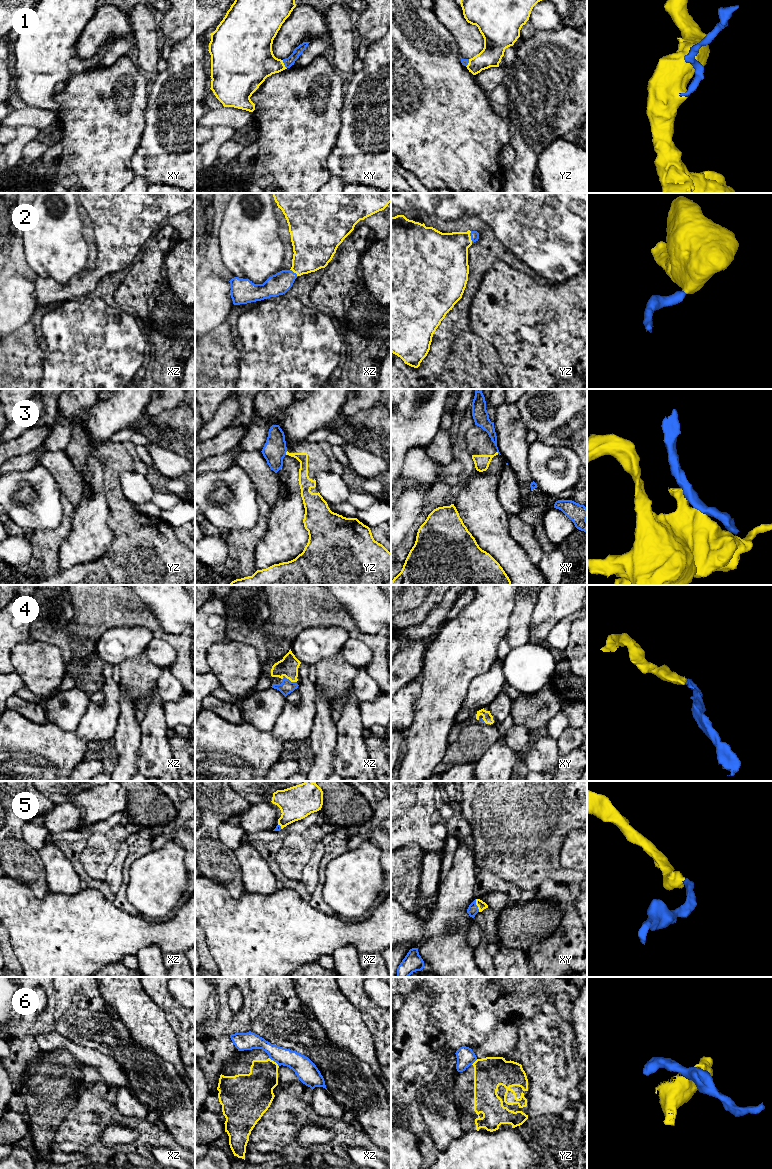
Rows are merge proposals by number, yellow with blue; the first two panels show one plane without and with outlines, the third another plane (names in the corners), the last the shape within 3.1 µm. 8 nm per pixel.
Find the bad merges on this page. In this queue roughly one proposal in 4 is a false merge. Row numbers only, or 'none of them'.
3, 6

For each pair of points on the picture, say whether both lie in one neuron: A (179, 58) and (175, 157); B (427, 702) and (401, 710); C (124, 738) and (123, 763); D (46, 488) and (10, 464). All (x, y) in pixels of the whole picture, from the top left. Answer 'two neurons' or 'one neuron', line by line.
A: one neuron
B: two neurons
C: one neuron
D: two neurons

